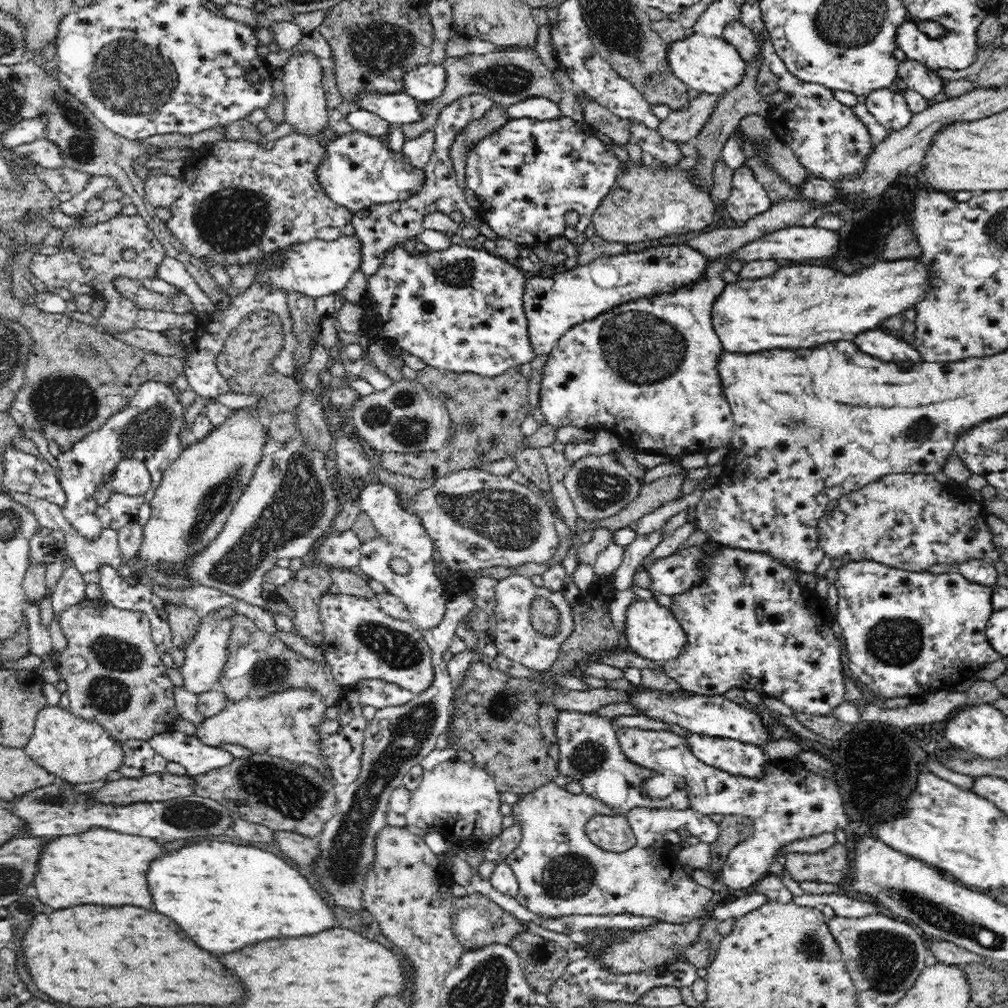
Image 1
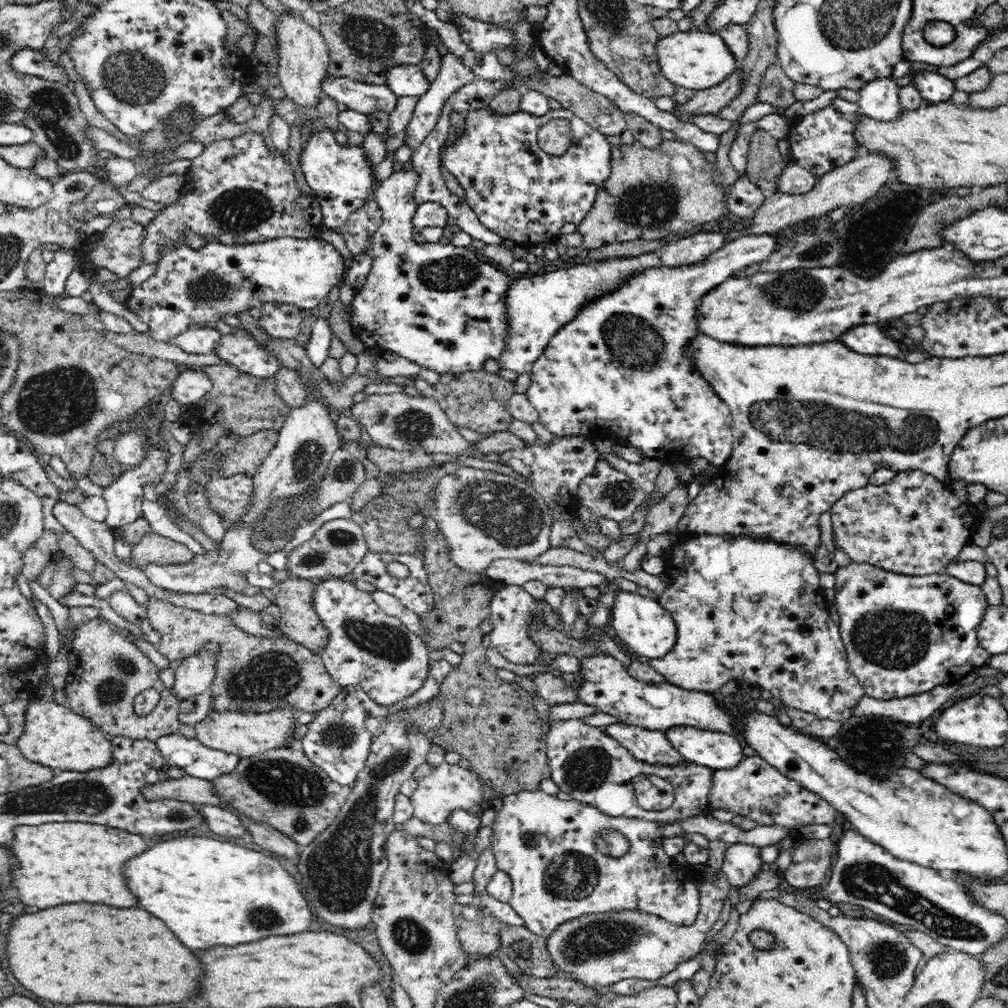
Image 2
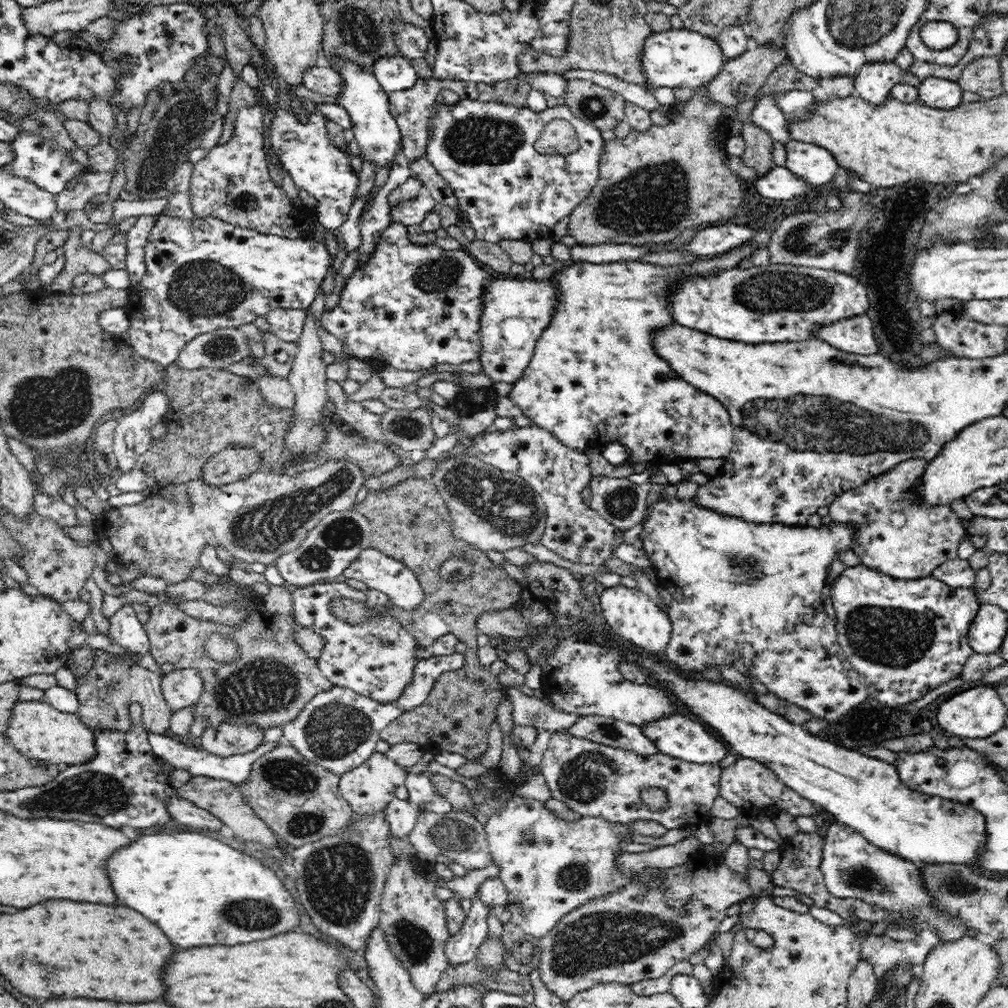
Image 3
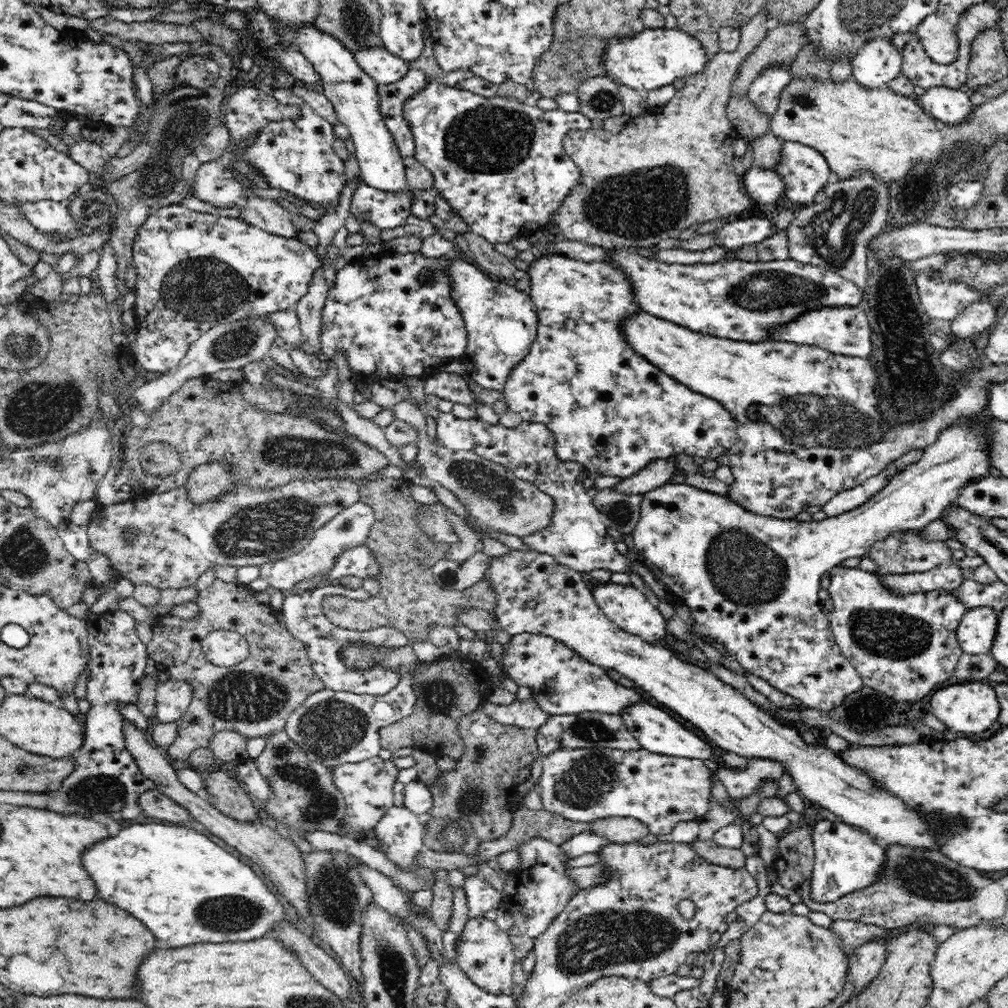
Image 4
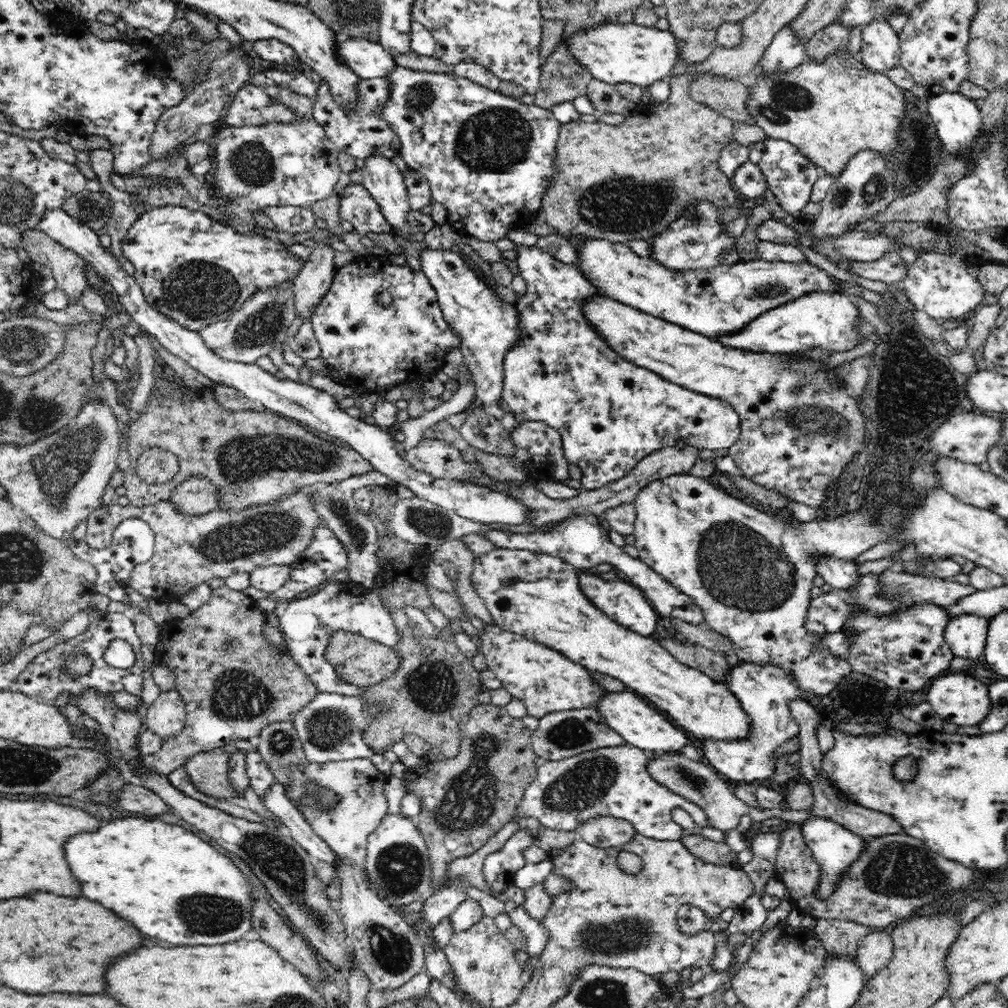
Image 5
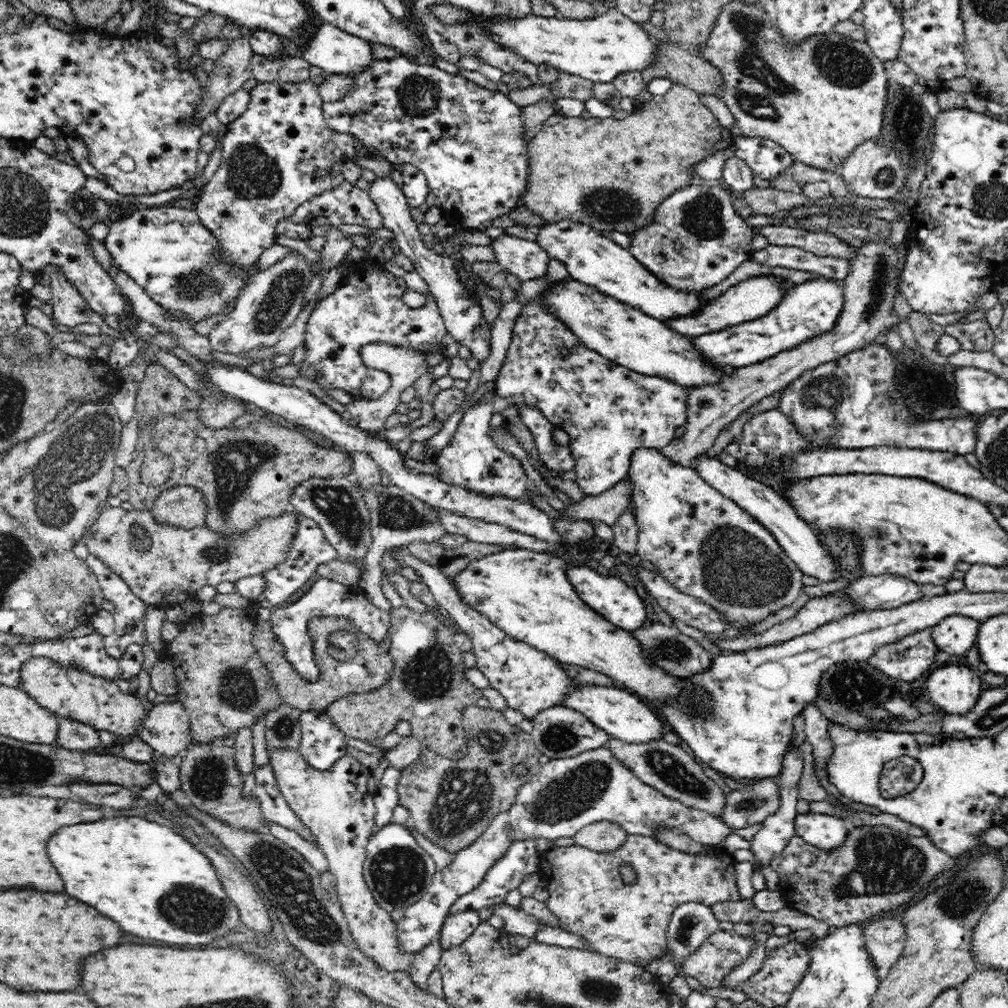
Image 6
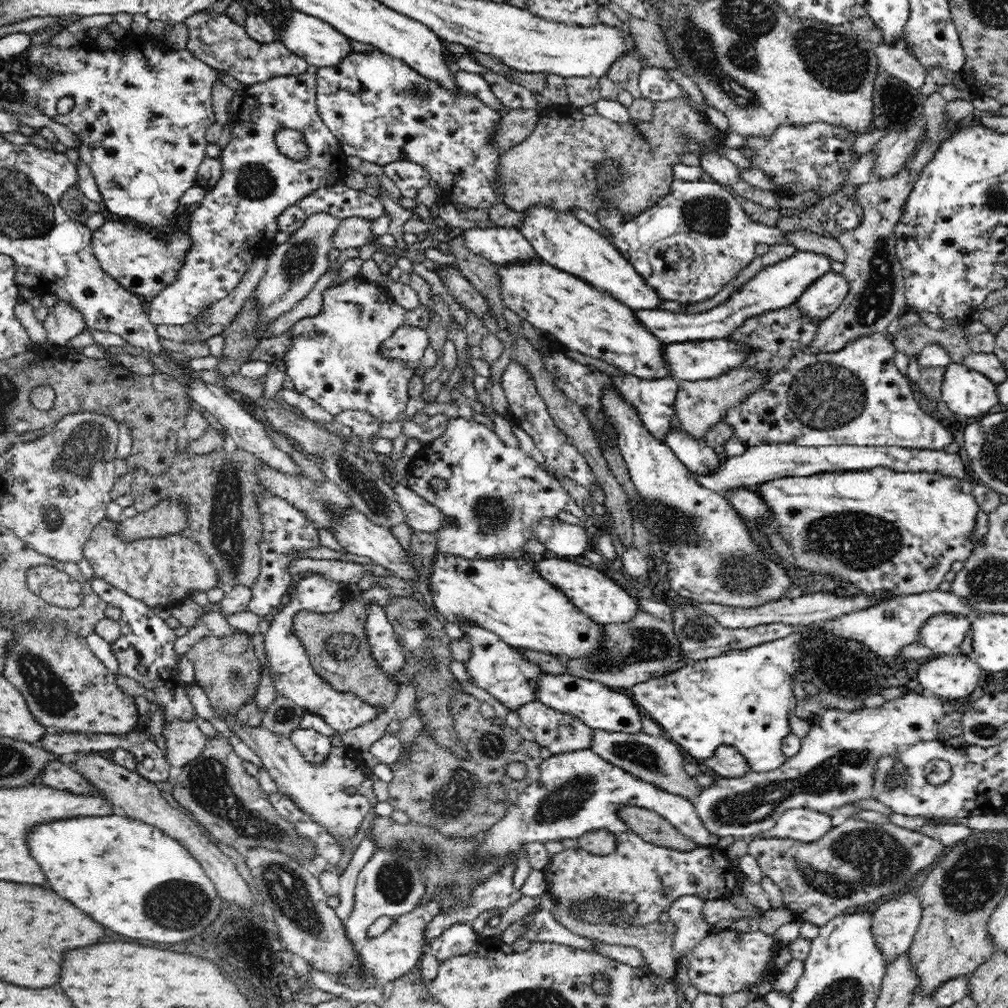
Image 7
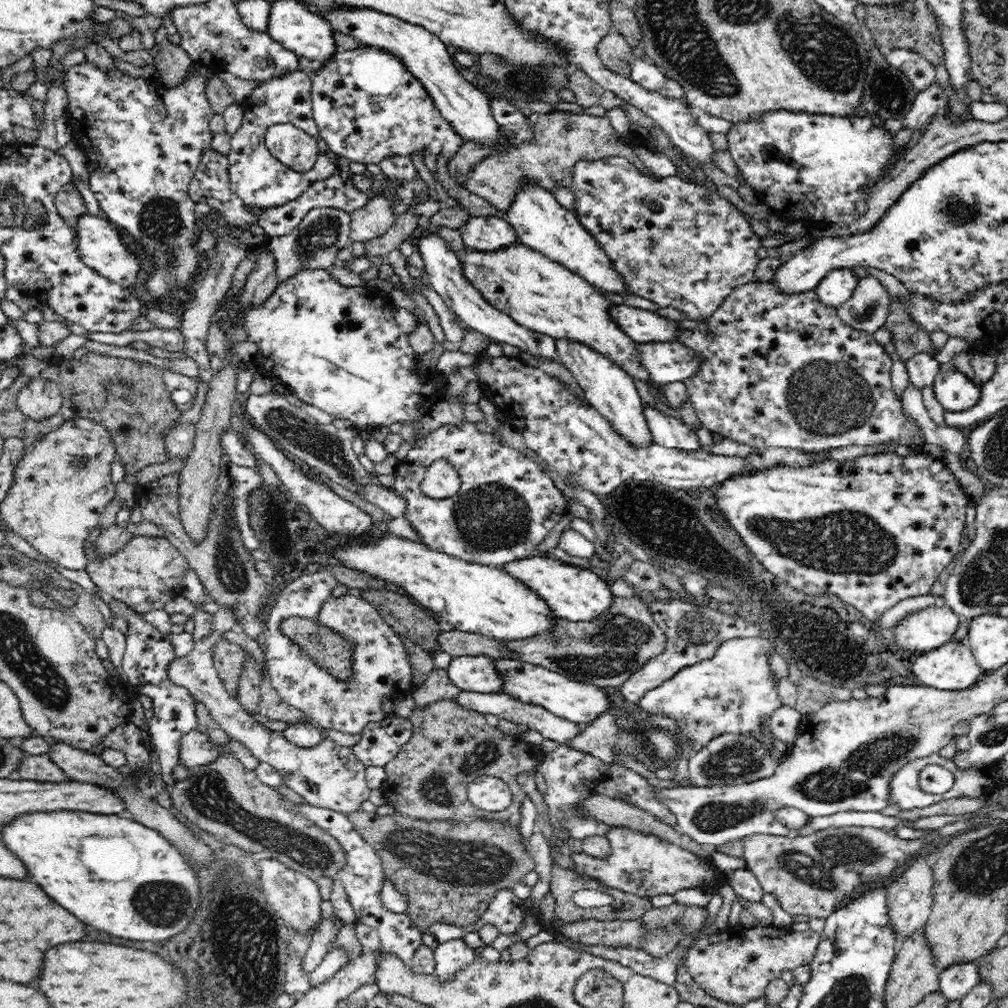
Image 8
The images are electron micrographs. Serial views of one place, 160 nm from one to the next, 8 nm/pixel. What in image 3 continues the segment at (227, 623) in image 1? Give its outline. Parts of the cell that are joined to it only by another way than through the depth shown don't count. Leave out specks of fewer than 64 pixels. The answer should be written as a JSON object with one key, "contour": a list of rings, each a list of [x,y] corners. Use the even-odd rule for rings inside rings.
{"contour":[[[192,666],[180,669],[167,667],[161,677],[161,691],[173,713],[195,705],[202,694],[203,684],[200,669]]]}

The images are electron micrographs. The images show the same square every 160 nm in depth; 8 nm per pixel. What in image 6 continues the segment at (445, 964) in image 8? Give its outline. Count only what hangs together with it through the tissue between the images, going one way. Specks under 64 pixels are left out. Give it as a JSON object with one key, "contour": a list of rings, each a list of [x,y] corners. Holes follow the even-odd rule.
{"contour":[[[473,909],[449,914],[439,932],[438,939],[443,950],[451,948],[452,945],[462,944],[480,923],[478,911]]]}

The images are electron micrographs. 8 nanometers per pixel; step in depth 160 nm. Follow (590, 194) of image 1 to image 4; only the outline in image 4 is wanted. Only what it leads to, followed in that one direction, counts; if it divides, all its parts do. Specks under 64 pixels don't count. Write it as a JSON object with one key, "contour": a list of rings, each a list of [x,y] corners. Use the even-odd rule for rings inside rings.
{"contour":[[[441,79],[437,80],[437,82],[431,80],[431,83],[422,92],[418,92],[414,98],[408,98],[408,102],[404,102],[404,118],[407,120],[414,137],[415,153],[413,156],[434,175],[434,186],[438,190],[439,196],[450,204],[454,212],[462,217],[462,220],[467,222],[470,231],[479,234],[494,245],[498,244],[498,242],[509,243],[512,238],[518,235],[530,233],[530,236],[532,236],[532,232],[540,230],[542,226],[547,226],[552,222],[552,218],[558,212],[558,208],[566,200],[566,196],[582,182],[583,170],[579,168],[577,162],[574,162],[565,153],[562,142],[562,138],[569,130],[588,131],[592,128],[592,121],[580,112],[564,111],[562,109],[544,111],[537,106],[527,106],[527,104],[517,102],[514,99],[502,97],[485,98],[468,90],[450,87],[444,79]]]}

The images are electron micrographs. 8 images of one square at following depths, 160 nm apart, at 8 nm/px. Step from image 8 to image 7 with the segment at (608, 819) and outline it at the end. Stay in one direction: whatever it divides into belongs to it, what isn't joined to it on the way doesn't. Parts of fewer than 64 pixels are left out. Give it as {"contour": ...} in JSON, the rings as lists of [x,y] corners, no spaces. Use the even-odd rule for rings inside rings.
{"contour":[[[632,806],[622,808],[620,817],[628,824],[628,830],[652,844],[682,852],[690,852],[699,847],[698,843],[680,834],[675,826],[650,809]]]}

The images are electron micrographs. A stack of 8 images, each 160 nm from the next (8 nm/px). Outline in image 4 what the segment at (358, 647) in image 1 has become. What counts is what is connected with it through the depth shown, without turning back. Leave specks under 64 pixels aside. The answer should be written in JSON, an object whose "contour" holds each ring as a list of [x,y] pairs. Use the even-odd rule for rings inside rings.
{"contour":[[[327,583],[304,592],[285,593],[281,612],[279,612],[285,627],[294,635],[294,638],[303,642],[313,671],[328,689],[372,696],[382,696],[392,691],[401,679],[400,669],[388,668],[383,664],[374,664],[374,666],[366,668],[349,667],[345,664],[343,653],[350,647],[357,645],[374,649],[397,650],[402,646],[409,645],[410,641],[406,639],[401,630],[391,626],[379,626],[372,630],[359,631],[340,628],[332,624],[322,608],[322,601],[329,595],[354,598],[354,590],[348,590],[338,583]]]}

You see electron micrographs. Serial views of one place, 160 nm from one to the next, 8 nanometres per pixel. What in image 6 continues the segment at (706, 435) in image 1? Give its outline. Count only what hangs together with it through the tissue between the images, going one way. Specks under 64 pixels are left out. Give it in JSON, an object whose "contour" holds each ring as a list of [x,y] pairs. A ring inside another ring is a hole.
{"contour":[[[500,235],[489,244],[495,261],[521,280],[532,280],[547,273],[549,253],[536,241],[514,235]],[[544,297],[524,305],[515,320],[510,348],[507,348],[499,371],[500,378],[494,380],[494,391],[498,396],[505,398],[510,405],[537,408],[543,418],[570,435],[568,447],[571,458],[574,458],[575,481],[588,496],[598,496],[626,479],[632,456],[640,448],[660,449],[676,441],[674,430],[688,419],[687,387],[658,376],[634,372],[590,349],[576,333],[570,332],[557,314],[549,312]]]}

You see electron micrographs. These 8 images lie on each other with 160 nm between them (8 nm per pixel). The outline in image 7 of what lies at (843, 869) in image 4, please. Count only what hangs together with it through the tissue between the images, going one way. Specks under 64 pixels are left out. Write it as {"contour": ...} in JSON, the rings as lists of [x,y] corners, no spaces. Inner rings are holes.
{"contour":[[[791,808],[782,813],[774,828],[758,836],[814,842],[832,831],[832,817],[807,808]]]}

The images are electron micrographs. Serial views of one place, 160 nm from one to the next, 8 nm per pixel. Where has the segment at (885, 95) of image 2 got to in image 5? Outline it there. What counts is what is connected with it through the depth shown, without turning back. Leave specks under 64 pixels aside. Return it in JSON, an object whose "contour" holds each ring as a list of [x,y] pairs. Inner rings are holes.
{"contour":[[[874,21],[862,31],[860,64],[872,75],[882,75],[899,65],[901,47],[899,34],[888,23]]]}

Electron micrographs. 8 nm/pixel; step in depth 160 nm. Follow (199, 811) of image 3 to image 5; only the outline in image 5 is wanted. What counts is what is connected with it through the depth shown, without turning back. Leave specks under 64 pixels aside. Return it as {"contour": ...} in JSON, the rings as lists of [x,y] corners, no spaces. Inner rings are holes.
{"contour":[[[132,783],[124,789],[125,792],[118,803],[119,809],[151,817],[167,813],[168,811],[172,812],[171,808],[160,796],[140,783]]]}

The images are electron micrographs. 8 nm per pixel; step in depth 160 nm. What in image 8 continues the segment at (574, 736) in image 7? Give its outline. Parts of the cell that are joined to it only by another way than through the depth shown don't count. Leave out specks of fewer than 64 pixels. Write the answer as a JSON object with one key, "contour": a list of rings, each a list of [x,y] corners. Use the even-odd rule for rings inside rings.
{"contour":[[[460,691],[456,697],[454,697],[454,700],[465,705],[468,709],[473,709],[474,712],[480,712],[483,715],[493,714],[494,716],[504,718],[504,720],[510,720],[510,722],[514,722],[514,724],[517,725],[526,724],[529,729],[540,732],[543,738],[555,740],[559,746],[564,746],[566,742],[570,742],[582,729],[582,726],[574,721],[556,716],[553,712],[536,704],[526,704],[525,701],[516,700],[508,696],[505,692],[502,694],[494,694]]]}

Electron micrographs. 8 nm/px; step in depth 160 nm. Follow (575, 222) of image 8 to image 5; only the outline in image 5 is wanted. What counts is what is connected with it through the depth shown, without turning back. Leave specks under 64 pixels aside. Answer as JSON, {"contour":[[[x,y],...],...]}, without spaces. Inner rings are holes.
{"contour":[[[564,238],[564,241],[571,242],[577,248],[577,253],[579,254],[577,264],[580,265],[582,271],[588,275],[588,279],[590,279],[594,285],[597,285],[597,288],[606,292],[607,297],[610,296],[610,298],[620,301],[622,304],[627,304],[627,306],[632,306],[632,308],[636,308],[638,311],[642,310],[642,312],[648,312],[648,314],[652,314],[652,316],[658,316],[658,318],[662,318],[662,320],[670,320],[672,324],[678,324],[678,326],[682,326],[682,328],[690,328],[692,332],[698,332],[698,334],[704,334],[704,336],[724,336],[724,334],[730,334],[730,332],[738,332],[738,330],[742,330],[748,322],[754,320],[754,318],[758,318],[760,314],[764,314],[764,312],[768,312],[768,310],[772,310],[772,308],[778,308],[778,306],[782,306],[781,304],[786,304],[786,302],[790,302],[790,300],[794,300],[795,298],[812,291],[842,294],[842,291],[837,284],[838,281],[842,282],[841,280],[837,280],[828,274],[827,271],[824,272],[824,270],[820,270],[816,265],[812,265],[808,261],[794,264],[793,262],[768,262],[766,260],[756,259],[754,261],[740,260],[732,265],[718,264],[708,269],[672,269],[666,267],[664,264],[660,264],[656,260],[652,260],[650,257],[643,257],[642,255],[632,252],[630,248],[622,243],[611,243],[606,239],[582,240]]]}

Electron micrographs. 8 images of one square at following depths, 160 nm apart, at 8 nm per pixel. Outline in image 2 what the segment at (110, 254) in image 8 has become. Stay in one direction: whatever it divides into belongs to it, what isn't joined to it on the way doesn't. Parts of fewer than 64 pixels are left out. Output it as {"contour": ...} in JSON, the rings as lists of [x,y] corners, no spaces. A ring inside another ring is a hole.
{"contour":[[[284,237],[244,246],[223,246],[218,242],[206,242],[200,249],[187,245],[176,250],[166,248],[155,263],[155,274],[132,289],[124,306],[144,324],[148,324],[146,333],[152,338],[158,342],[174,343],[174,336],[196,328],[196,324],[217,323],[227,315],[248,313],[250,308],[262,308],[262,304],[266,304],[267,301],[285,301],[286,304],[293,304],[299,309],[316,310],[320,300],[328,296],[330,289],[343,282],[342,274],[346,265],[348,262],[340,252],[331,243],[318,237]]]}

